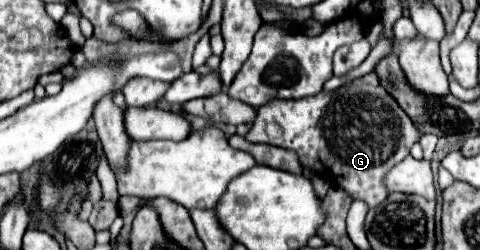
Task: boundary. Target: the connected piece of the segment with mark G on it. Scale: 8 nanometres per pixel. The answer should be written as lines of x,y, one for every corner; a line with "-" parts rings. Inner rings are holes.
370,72
334,92
322,90
298,100
270,100
258,110
254,128
244,138
294,150
302,166
312,168
330,186
342,188
374,208
390,196
384,184
386,172
410,154
412,144
420,140
420,132
398,102
378,84
376,74
-
272,126
278,128
278,136
270,136

